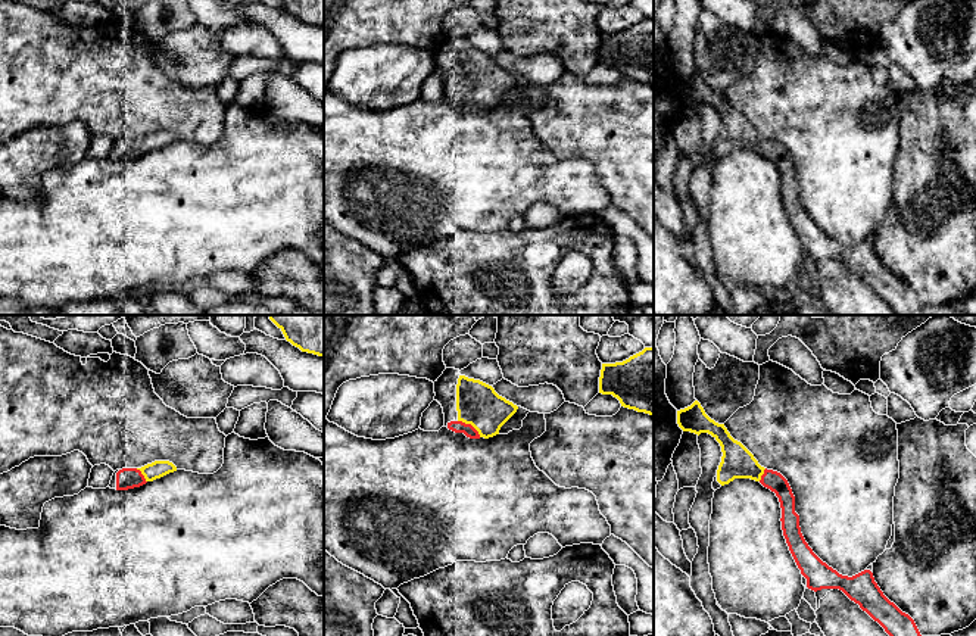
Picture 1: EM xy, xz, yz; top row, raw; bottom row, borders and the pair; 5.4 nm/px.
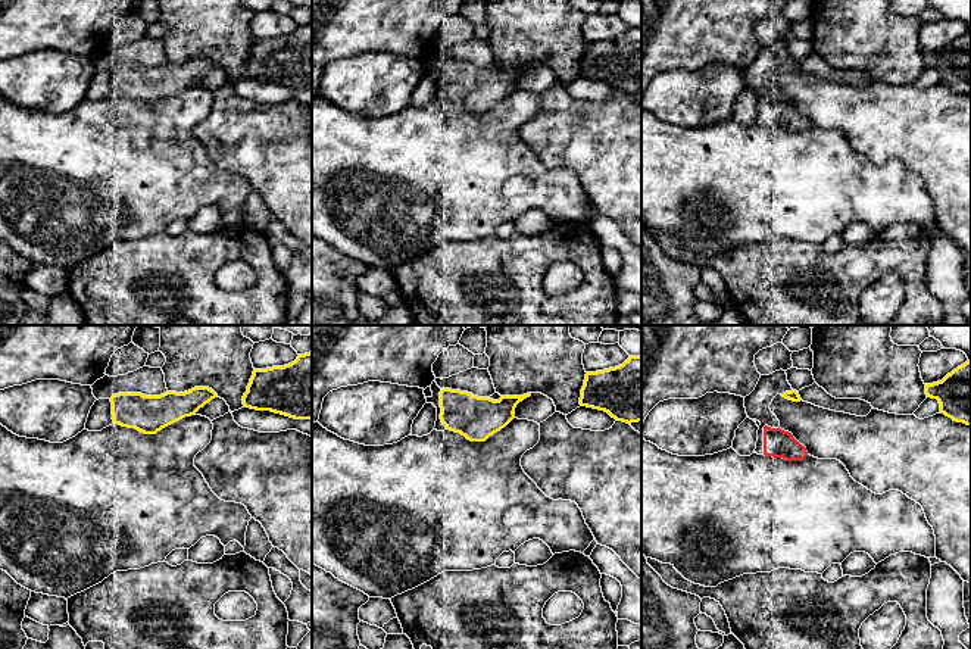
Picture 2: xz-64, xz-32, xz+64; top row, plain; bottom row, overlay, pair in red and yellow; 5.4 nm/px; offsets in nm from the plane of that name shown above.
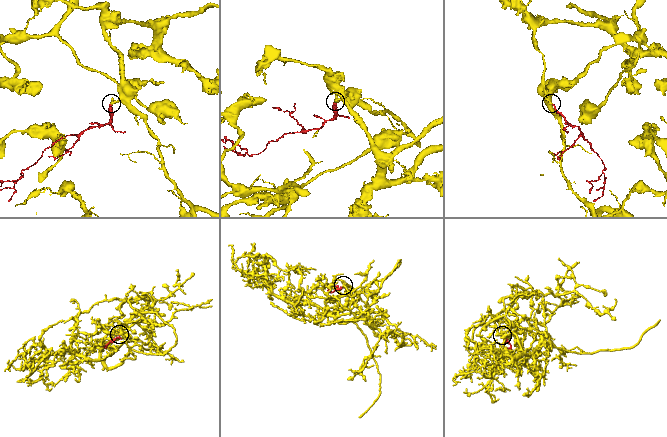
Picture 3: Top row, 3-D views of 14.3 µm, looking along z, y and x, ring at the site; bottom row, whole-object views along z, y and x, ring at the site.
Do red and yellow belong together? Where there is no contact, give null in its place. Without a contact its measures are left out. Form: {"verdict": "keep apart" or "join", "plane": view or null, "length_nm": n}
{"verdict": "join", "plane": "xz", "length_nm": 160}

